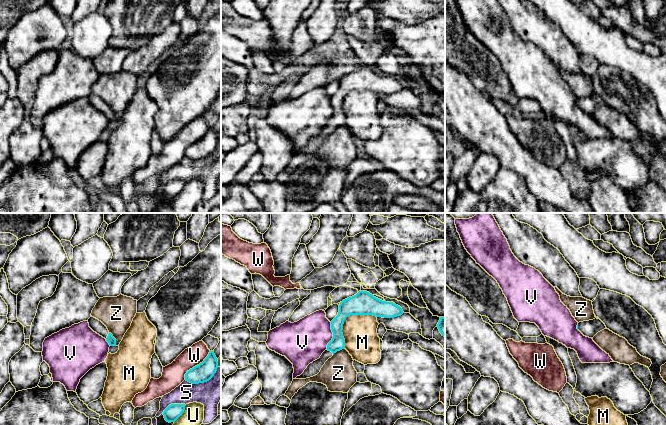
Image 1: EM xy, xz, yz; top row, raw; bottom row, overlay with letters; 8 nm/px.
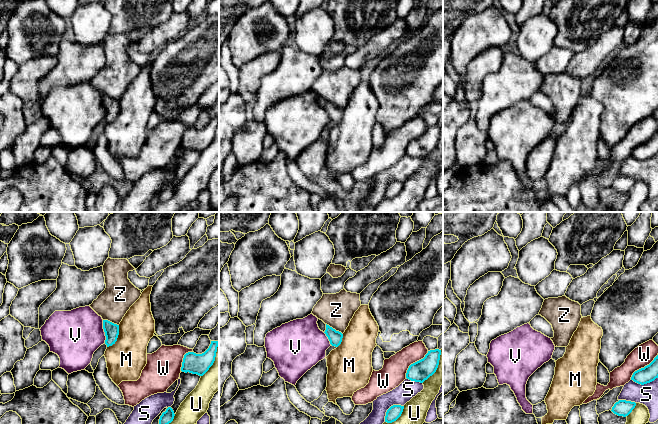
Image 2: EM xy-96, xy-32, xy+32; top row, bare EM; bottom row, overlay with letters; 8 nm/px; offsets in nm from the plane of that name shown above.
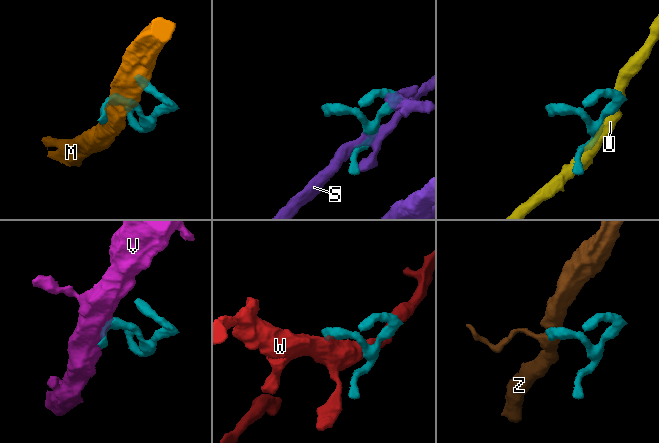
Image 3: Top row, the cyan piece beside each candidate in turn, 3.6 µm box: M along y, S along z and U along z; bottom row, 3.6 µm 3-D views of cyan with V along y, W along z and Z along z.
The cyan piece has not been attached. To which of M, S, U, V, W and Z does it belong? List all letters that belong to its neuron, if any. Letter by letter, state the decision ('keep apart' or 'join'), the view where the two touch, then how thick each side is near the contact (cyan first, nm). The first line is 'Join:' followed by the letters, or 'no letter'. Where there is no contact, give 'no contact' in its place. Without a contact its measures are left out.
Join: no letter
M: keep apart | xz | 190/280 nm
S: keep apart | xy | 150/200 nm
U: keep apart | xy | 120/220 nm
V: keep apart | xz | 130/340 nm
W: keep apart | xy | 150/180 nm
Z: keep apart | xy | 70/280 nm

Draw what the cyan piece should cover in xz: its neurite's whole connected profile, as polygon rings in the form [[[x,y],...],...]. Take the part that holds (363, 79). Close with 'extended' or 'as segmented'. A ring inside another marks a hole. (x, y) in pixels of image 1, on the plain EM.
[[[359,67],[356,71],[343,76],[339,81],[338,91],[331,97],[333,114],[328,119],[327,125],[319,135],[310,139],[304,148],[296,155],[306,155],[317,151],[325,138],[334,129],[345,124],[343,113],[343,100],[350,91],[373,91],[376,93],[394,94],[401,92],[403,86],[393,78],[382,77],[367,67]]]; extended

